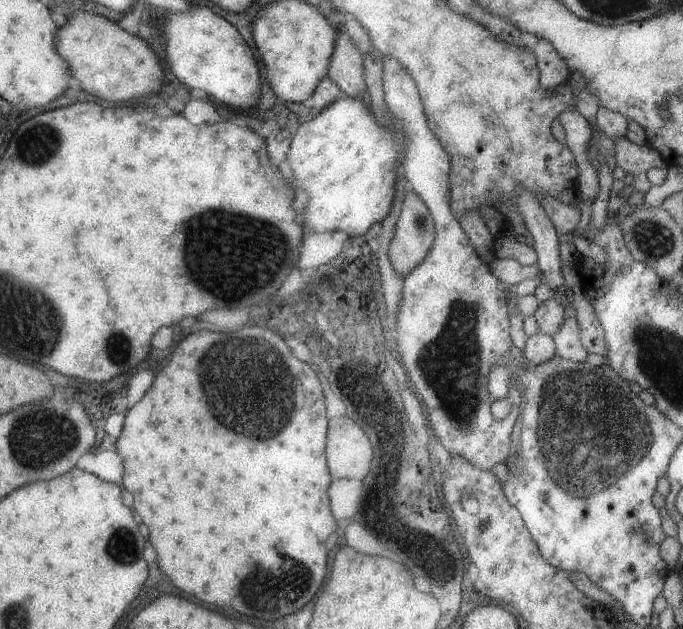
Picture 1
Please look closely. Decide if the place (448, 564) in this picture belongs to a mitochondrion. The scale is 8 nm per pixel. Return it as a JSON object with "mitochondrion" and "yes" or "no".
{"mitochondrion":"no"}

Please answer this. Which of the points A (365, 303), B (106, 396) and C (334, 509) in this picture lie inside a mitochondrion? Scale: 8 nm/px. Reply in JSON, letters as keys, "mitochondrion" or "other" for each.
{"A":"other","B":"other","C":"other"}

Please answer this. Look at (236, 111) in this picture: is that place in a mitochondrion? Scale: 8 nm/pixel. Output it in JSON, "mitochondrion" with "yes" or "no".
{"mitochondrion":"no"}

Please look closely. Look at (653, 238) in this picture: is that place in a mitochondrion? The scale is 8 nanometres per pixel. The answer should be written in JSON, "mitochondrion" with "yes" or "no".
{"mitochondrion":"yes"}

